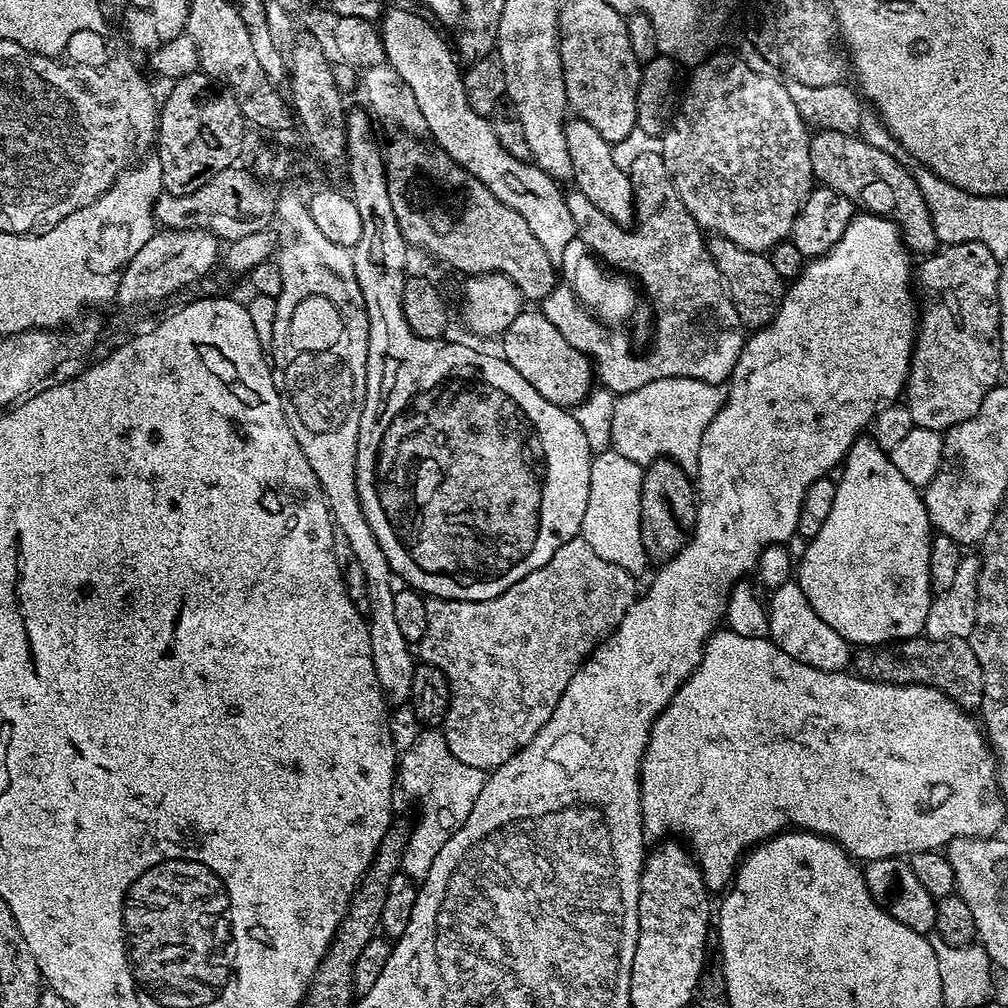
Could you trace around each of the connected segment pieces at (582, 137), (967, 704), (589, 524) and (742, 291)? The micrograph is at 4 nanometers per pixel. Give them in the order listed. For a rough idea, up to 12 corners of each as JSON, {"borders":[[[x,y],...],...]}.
{"borders":[[[590,122],[565,123],[575,191],[615,224],[636,214],[632,178]],[[962,638],[860,646],[859,675],[931,684],[979,709],[982,666]],[[597,451],[582,538],[639,574],[644,468]],[[708,240],[745,329],[767,328],[786,281],[763,252]]]}

